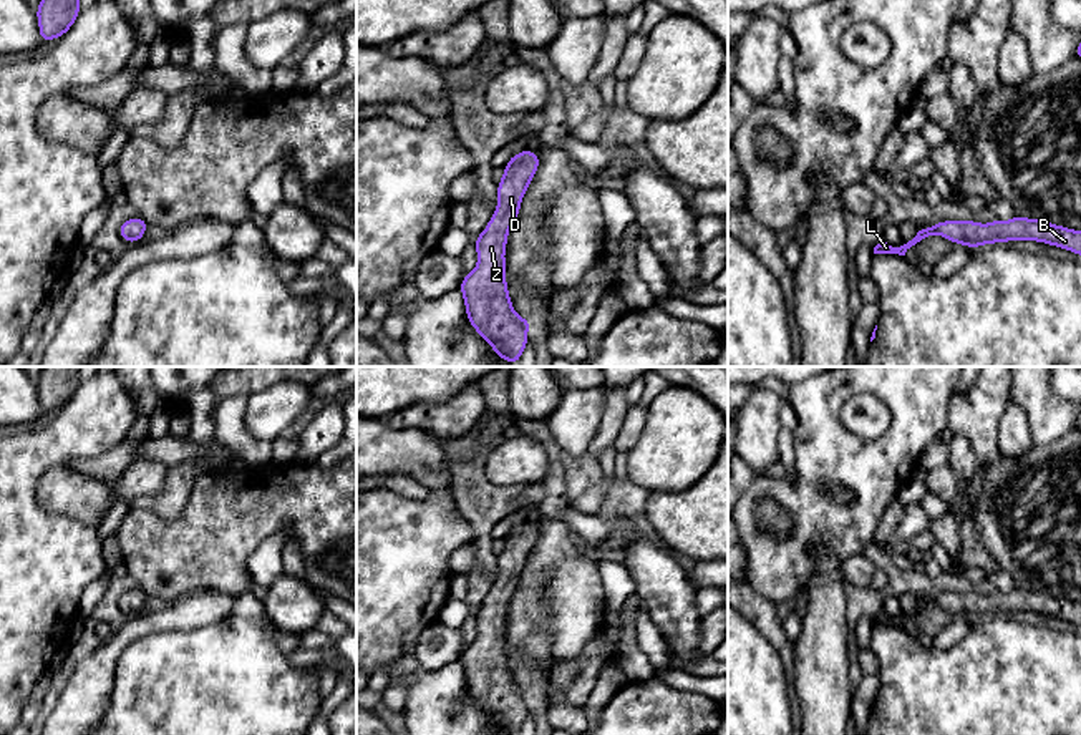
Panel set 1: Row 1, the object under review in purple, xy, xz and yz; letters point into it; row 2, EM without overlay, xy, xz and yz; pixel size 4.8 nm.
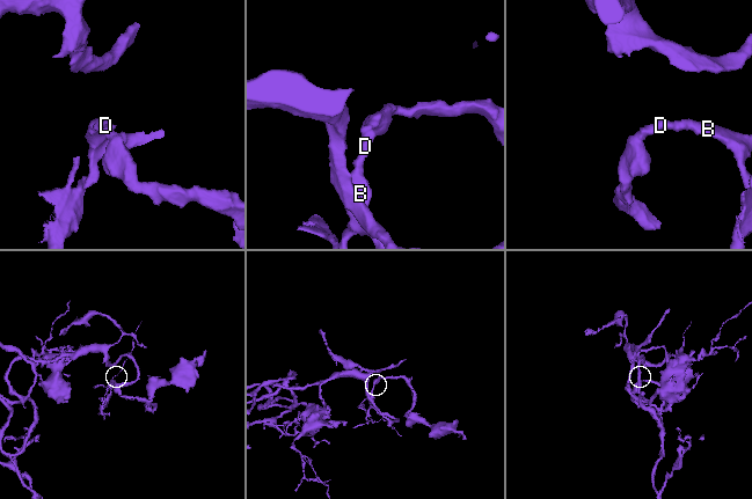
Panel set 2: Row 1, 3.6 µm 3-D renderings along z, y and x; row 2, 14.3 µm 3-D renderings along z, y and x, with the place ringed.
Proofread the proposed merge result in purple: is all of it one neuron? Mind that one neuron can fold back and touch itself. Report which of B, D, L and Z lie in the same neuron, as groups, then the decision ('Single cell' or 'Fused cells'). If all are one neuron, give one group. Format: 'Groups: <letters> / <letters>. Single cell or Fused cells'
Groups: B D L Z. Single cell

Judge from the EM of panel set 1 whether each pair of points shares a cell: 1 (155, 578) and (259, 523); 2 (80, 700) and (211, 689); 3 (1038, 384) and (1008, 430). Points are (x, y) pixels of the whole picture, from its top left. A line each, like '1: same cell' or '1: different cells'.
1: same cell
2: different cells
3: different cells

